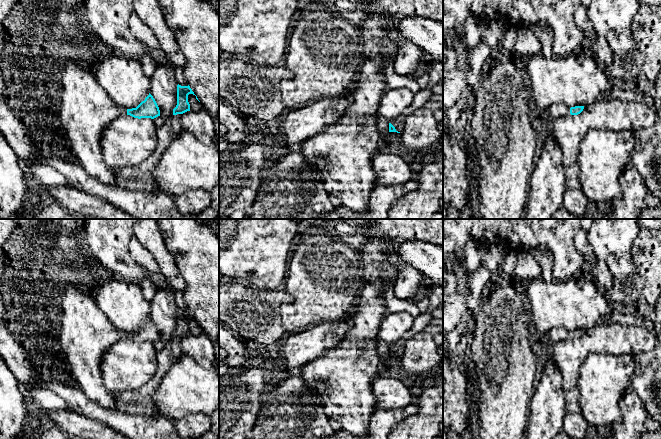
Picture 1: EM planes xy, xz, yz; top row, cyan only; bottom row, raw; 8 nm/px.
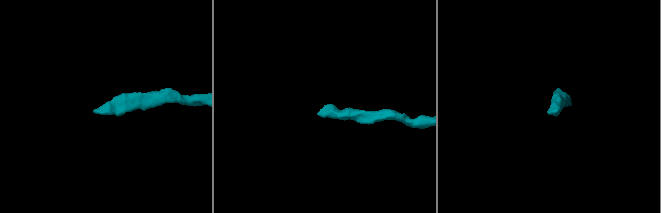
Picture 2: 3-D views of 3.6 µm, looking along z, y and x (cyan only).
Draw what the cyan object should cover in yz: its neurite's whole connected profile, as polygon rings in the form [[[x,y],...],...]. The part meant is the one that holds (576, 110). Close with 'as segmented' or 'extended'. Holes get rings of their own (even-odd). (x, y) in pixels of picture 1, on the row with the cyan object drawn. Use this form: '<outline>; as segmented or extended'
[[[553,104],[545,113],[547,137],[539,161],[530,179],[530,190],[525,207],[525,219],[551,219],[563,205],[566,192],[566,167],[559,143],[552,134],[552,124],[556,118],[578,115],[584,106],[568,107]]]; extended

